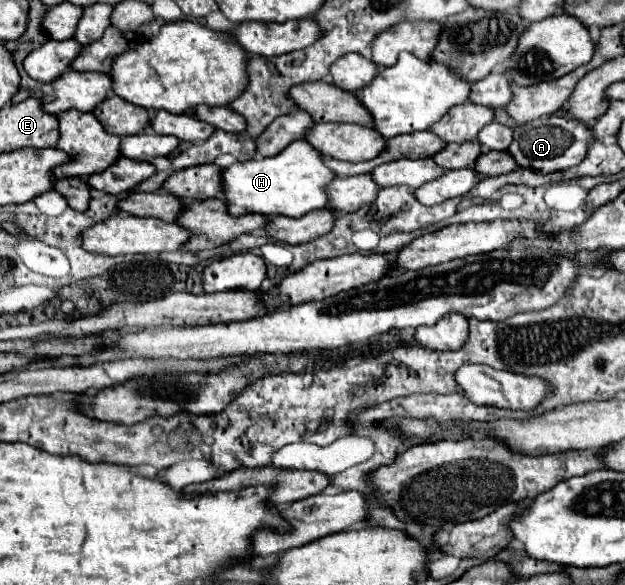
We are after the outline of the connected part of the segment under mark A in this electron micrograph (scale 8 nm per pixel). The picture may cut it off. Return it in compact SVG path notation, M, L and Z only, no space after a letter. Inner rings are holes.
M550 116L546 120L532 120L528 124L522 124L518 136L514 130L514 142L510 144L508 152L514 156L514 160L518 160L522 168L534 168L540 174L550 174L580 164L586 158L586 150L592 142L594 132L590 124L574 118L570 120L564 116Z

